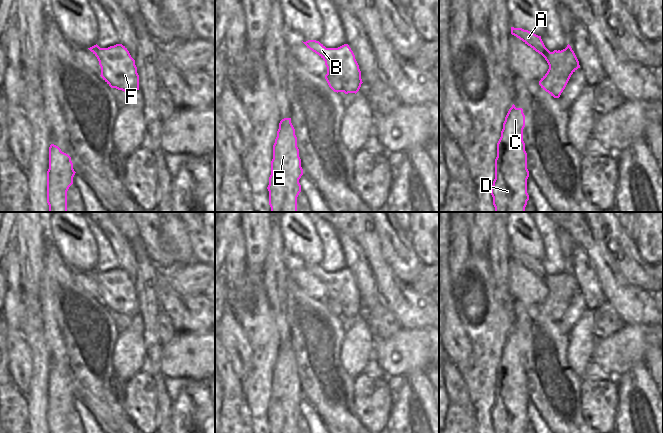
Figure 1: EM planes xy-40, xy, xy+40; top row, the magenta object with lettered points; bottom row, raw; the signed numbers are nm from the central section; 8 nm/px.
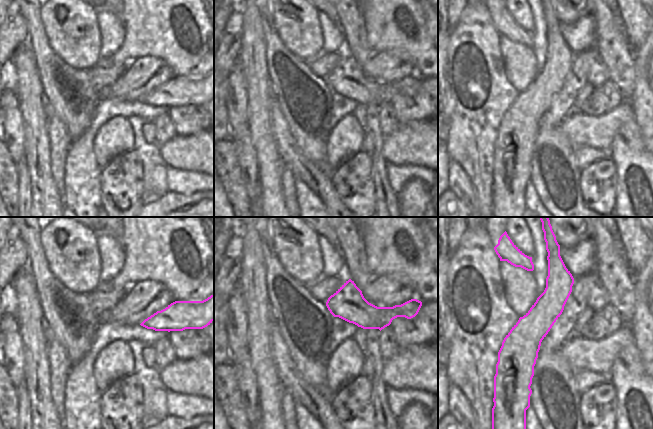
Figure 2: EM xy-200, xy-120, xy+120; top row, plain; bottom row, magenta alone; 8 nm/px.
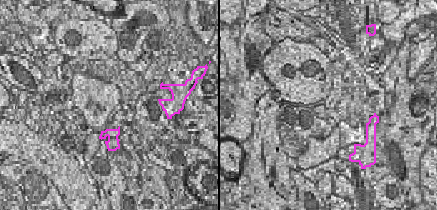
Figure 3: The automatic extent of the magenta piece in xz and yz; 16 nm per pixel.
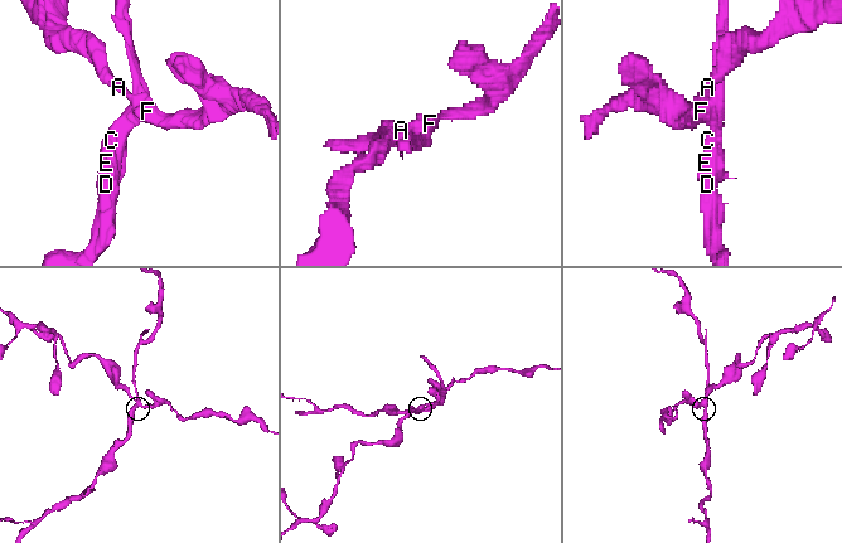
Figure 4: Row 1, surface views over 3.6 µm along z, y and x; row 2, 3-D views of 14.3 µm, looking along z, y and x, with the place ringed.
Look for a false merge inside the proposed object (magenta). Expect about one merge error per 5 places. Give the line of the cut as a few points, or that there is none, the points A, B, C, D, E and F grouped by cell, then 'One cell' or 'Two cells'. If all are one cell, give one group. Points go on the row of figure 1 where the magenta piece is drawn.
Split along xy (327, 73), (336, 75), (342, 81), (343, 91). Groups: A B F / C D E. Two cells

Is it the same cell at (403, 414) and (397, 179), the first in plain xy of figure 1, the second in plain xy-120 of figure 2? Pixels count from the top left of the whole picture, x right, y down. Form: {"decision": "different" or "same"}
{"decision": "different"}

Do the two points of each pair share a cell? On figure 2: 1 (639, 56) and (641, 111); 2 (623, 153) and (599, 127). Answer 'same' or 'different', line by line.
1: same
2: different

